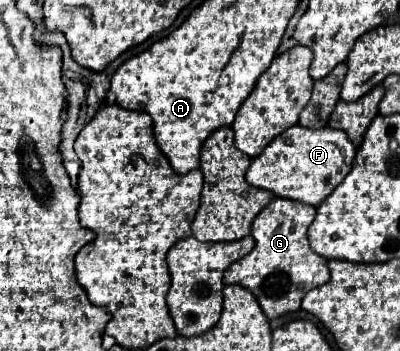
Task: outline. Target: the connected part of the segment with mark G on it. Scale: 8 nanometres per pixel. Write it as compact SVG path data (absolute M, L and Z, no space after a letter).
M275 197L253 221L251 235L255 247L249 255L235 261L223 275L225 285L243 285L259 301L269 319L297 311L307 291L329 281L327 259L319 257L307 241L307 227L315 219L315 207Z

